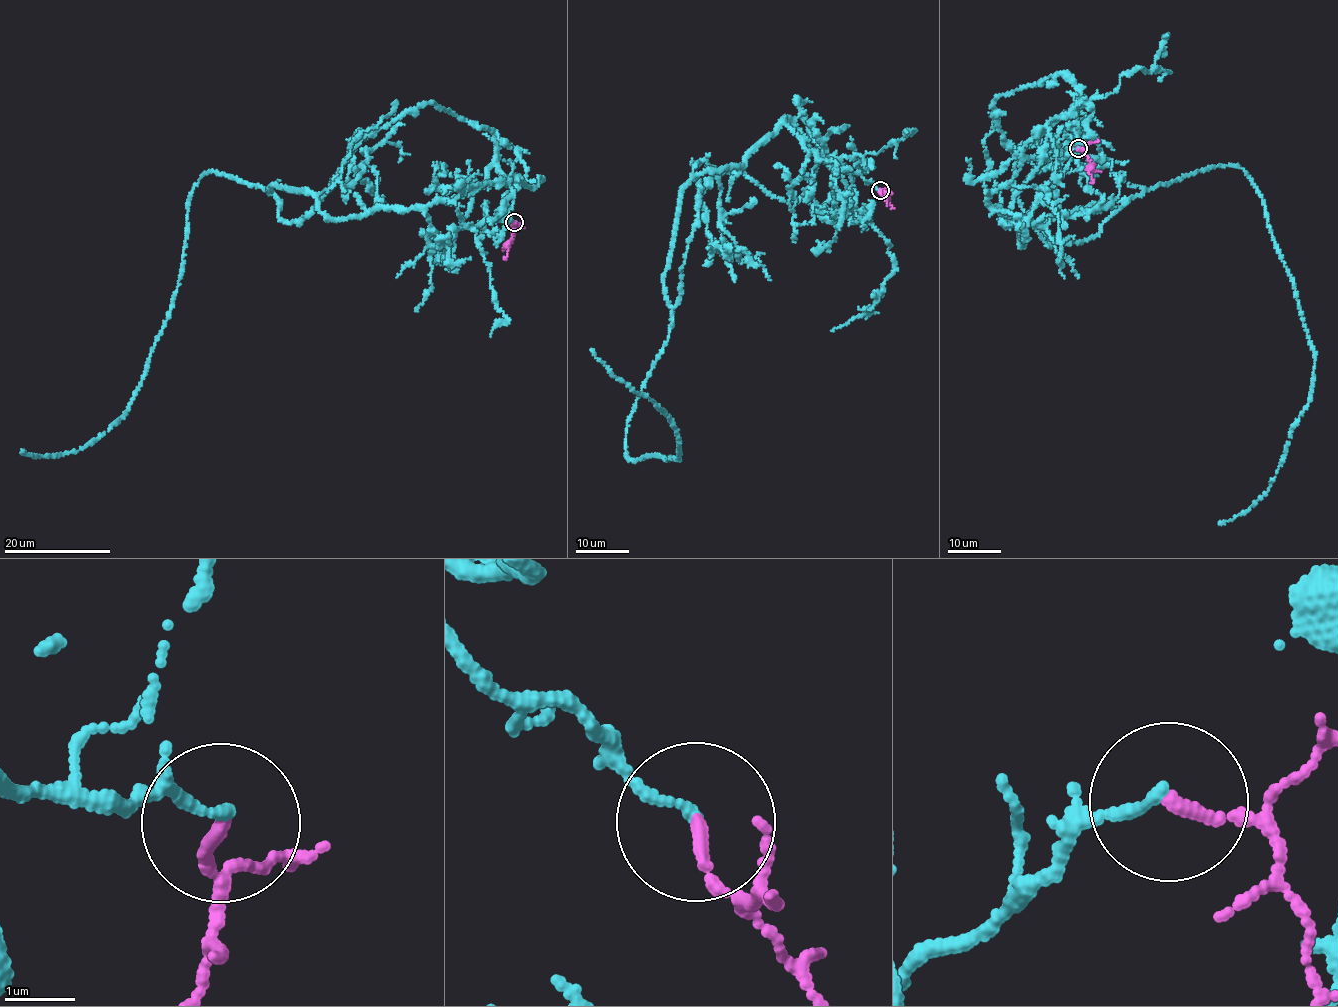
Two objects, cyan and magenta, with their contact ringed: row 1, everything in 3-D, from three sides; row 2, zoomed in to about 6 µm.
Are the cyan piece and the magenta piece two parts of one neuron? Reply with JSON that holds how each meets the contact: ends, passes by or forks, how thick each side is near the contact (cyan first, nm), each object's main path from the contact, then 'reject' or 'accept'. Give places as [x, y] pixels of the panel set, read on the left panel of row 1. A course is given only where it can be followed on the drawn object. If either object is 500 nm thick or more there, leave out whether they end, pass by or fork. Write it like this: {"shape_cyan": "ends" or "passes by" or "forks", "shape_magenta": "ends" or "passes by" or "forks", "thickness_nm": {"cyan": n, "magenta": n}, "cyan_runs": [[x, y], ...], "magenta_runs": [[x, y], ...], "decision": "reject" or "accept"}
{"shape_cyan": "ends", "shape_magenta": "ends", "thickness_nm": {"cyan": 130, "magenta": 180}, "cyan_runs": [[514, 222], [466, 226], [445, 199], [335, 219], [305, 192], [205, 173], [126, 414], [78, 450], [21, 451]], "magenta_runs": [[514, 222], [504, 259]], "decision": "reject"}

